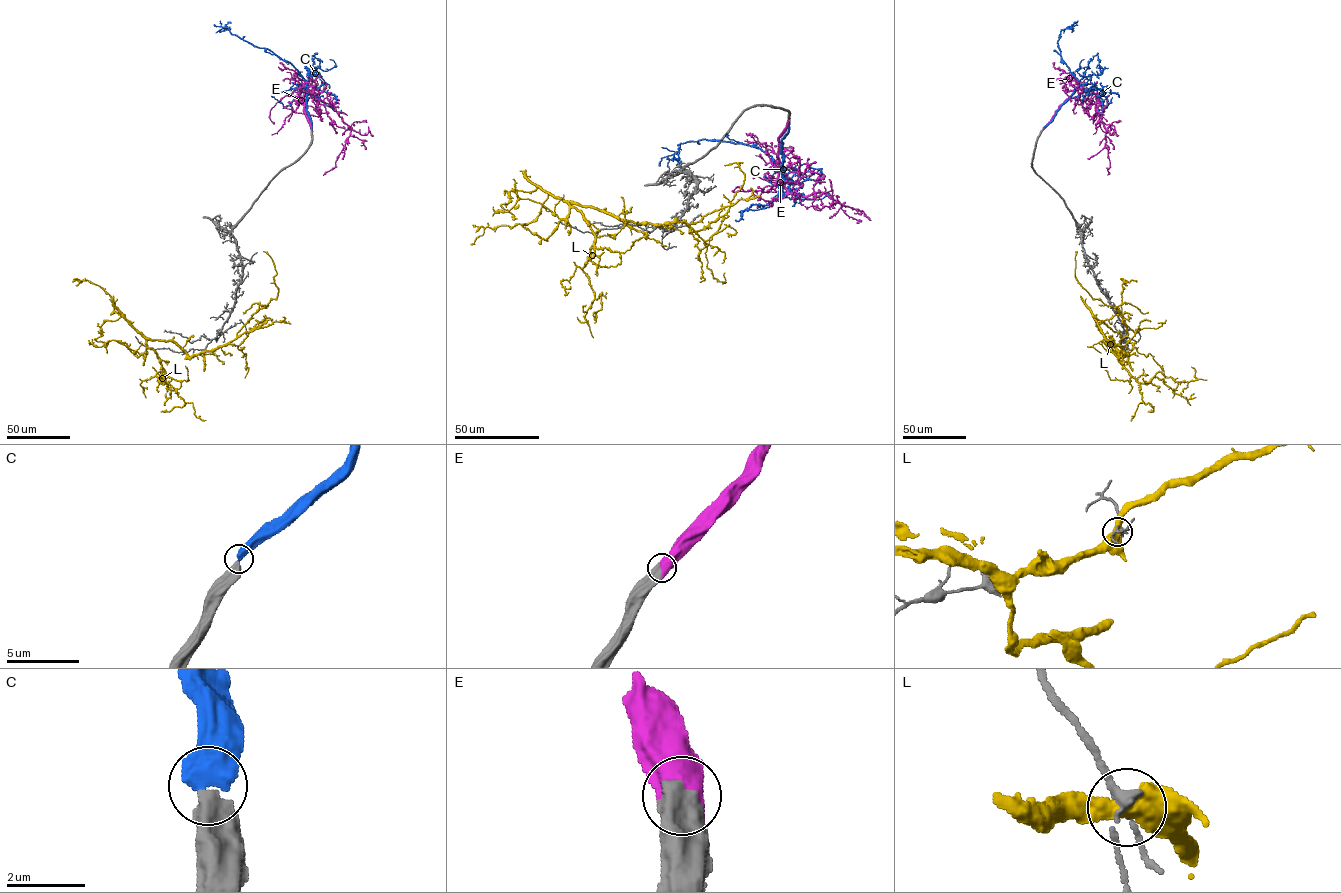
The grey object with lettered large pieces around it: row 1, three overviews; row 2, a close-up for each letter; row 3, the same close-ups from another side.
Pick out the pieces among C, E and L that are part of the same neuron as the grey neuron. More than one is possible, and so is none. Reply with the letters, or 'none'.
E

